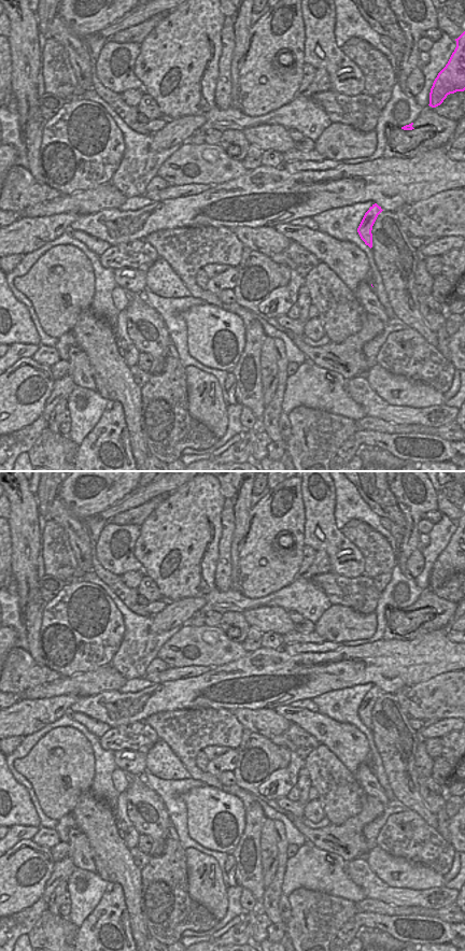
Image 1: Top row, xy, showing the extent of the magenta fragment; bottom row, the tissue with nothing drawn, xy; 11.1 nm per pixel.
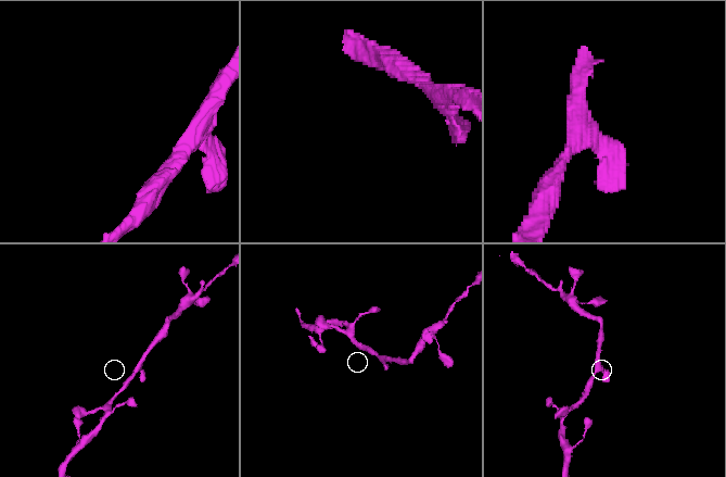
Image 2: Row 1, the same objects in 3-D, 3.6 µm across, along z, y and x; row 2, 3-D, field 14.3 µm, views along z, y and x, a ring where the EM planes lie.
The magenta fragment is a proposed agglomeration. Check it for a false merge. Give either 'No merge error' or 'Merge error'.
No merge error

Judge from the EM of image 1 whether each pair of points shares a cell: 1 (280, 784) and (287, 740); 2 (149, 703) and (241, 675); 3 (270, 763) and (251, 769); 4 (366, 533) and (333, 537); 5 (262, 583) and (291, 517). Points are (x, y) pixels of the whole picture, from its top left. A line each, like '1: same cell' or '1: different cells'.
1: same cell
2: same cell
3: same cell
4: different cells
5: same cell

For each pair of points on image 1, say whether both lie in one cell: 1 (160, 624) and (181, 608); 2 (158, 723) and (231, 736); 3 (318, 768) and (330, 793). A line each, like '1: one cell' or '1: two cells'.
1: one cell
2: one cell
3: one cell

